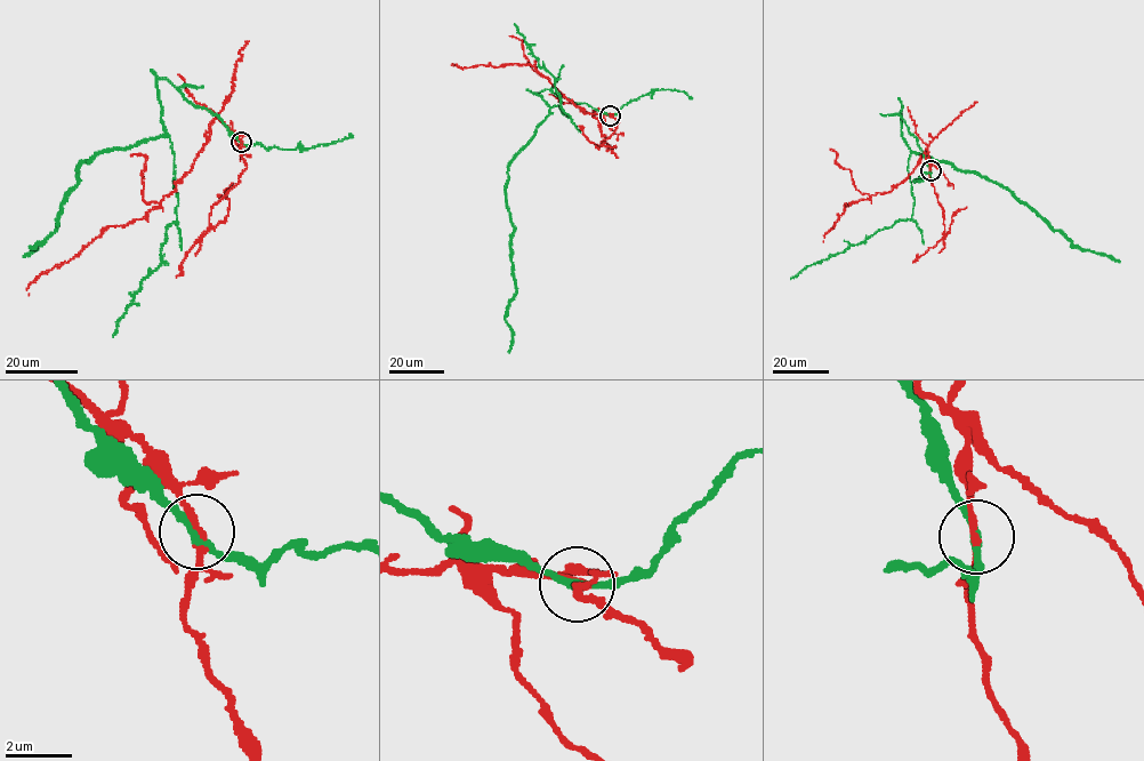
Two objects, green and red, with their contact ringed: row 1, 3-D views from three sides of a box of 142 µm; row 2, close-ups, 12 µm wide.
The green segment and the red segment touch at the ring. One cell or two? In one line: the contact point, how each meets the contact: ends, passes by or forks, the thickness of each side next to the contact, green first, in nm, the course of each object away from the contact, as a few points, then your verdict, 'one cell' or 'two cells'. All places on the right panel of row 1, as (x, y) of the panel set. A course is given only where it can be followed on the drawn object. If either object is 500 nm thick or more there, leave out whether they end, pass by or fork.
place (931, 170); green passes by; red passes by; calibres 220 and 190 nm; course green (931, 170), (901, 115), (901, 106), (901, 136), (911, 151), (987, 176), (1073, 246), (1110, 255), (1119, 262); course red (931, 170), (927, 149), (913, 171), (892, 190), (845, 203), (843, 213), (823, 241); two cells

